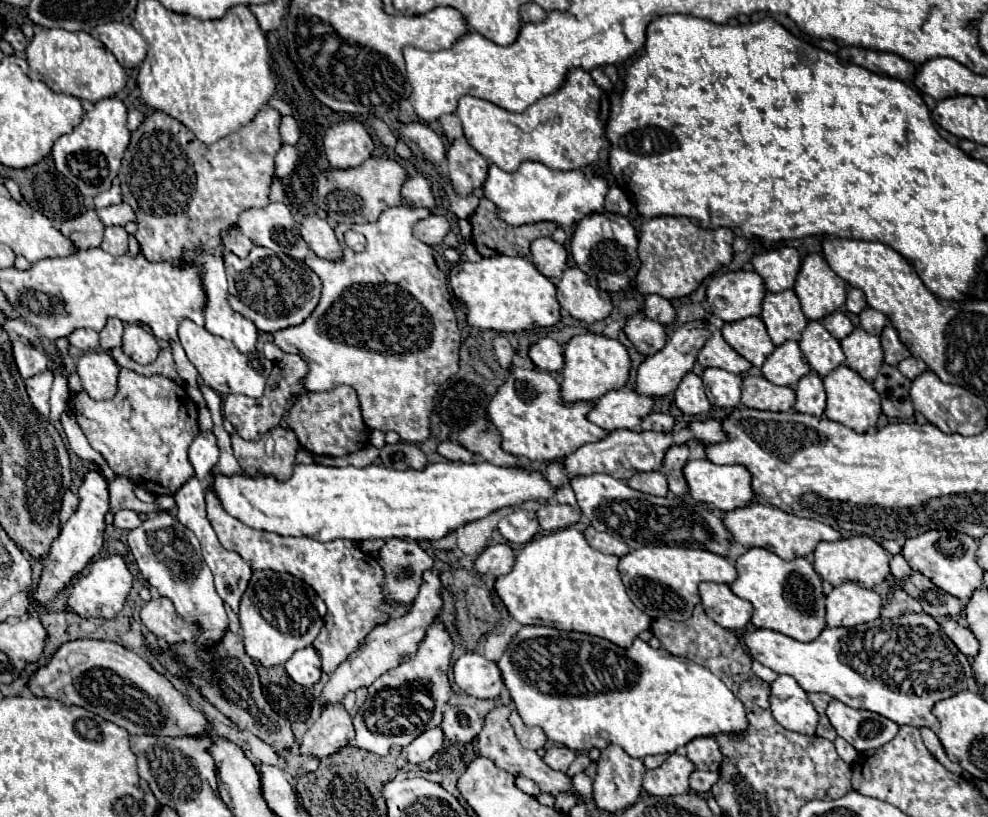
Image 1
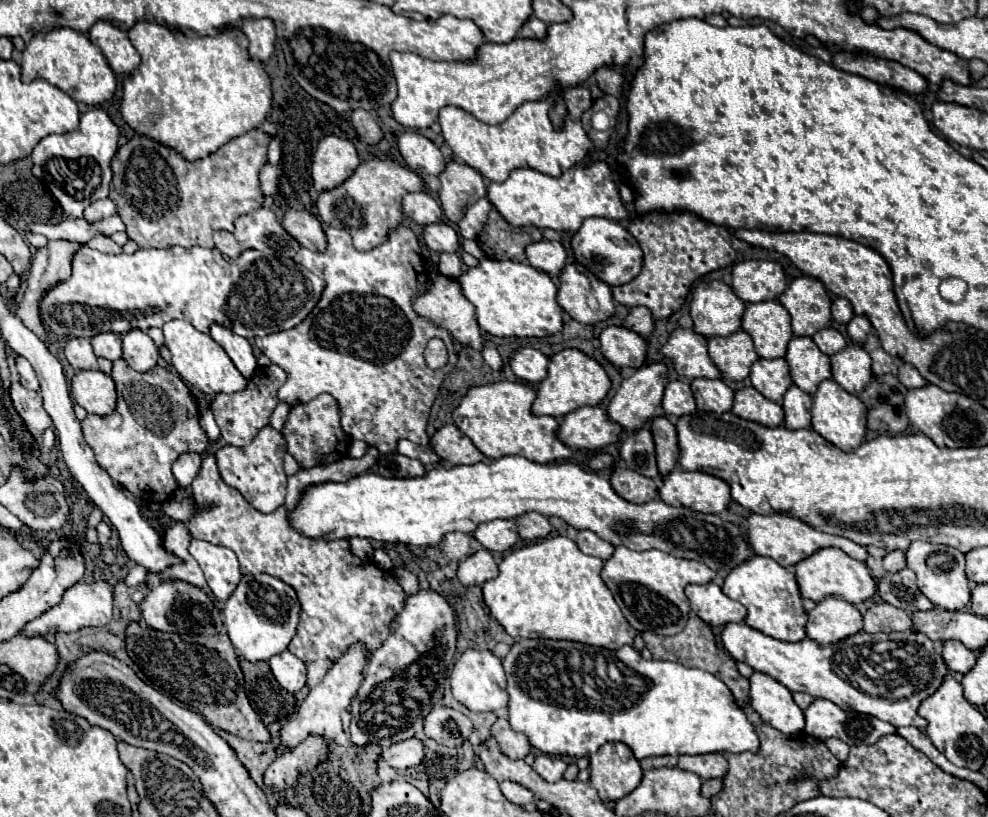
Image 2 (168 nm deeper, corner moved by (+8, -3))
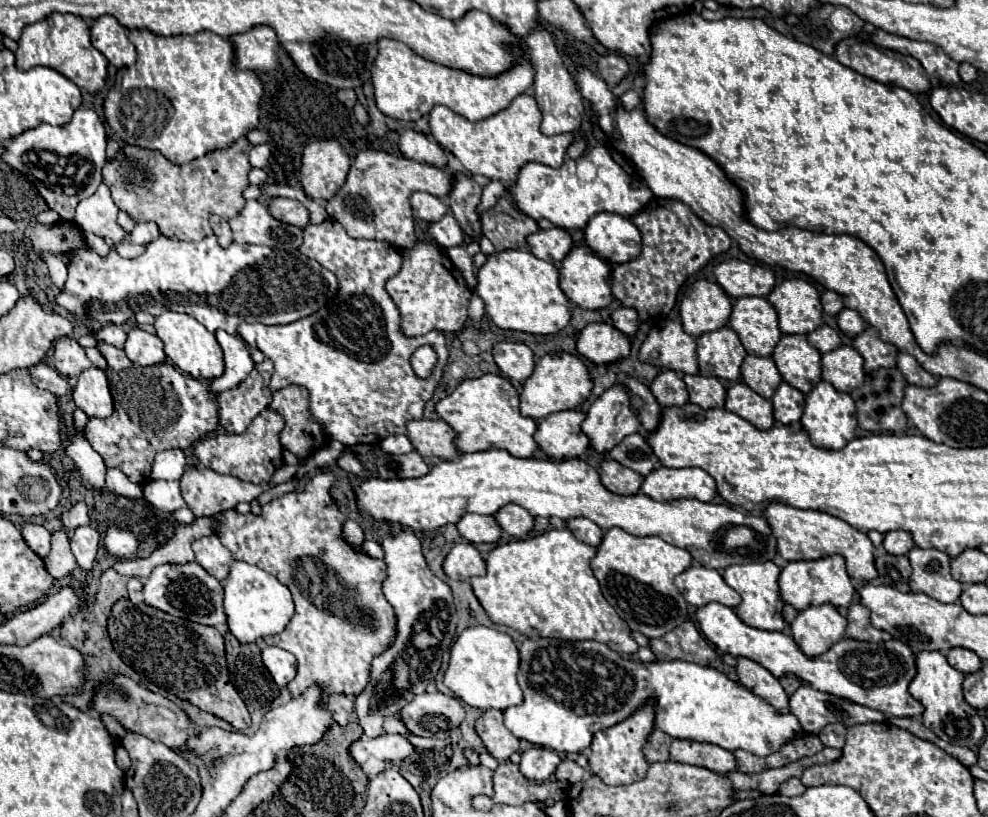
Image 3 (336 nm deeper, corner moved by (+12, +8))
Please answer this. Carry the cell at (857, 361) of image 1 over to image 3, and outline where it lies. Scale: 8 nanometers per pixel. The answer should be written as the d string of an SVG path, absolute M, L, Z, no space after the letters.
M840 347L822 355L822 379L840 393L850 393L864 383L862 357L852 347Z

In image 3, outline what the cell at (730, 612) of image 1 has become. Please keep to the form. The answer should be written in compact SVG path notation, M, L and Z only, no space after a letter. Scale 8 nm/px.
M692 565L682 571L674 579L674 585L694 607L702 607L712 601L726 607L736 607L740 603L740 595L730 585L726 585L722 575L716 569L706 569L702 565Z

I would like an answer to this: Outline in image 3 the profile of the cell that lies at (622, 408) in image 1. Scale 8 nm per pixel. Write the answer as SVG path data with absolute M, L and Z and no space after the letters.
M560 411L538 421L534 441L552 461L580 457L588 449L588 437L580 433L584 413Z

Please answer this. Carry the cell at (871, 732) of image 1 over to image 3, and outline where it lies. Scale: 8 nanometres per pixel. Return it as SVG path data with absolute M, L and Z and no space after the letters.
M800 685L790 695L790 711L798 717L800 725L814 735L818 735L828 721L840 721L846 725L886 721L886 715L880 711L816 691L810 685Z

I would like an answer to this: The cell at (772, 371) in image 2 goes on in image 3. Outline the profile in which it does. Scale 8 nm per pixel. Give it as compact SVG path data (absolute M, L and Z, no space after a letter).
M748 355L740 367L740 373L744 383L764 399L770 399L782 381L776 363L770 357Z

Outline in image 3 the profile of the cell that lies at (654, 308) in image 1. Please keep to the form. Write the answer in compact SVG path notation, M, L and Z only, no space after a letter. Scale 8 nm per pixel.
M618 307L612 315L612 325L624 335L634 335L638 329L638 313L630 307Z

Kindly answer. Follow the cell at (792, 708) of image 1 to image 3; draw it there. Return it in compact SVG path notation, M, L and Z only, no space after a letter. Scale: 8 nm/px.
M738 657L736 659L736 673L738 681L748 687L754 695L764 699L768 705L776 707L778 711L786 713L788 711L788 695L784 693L780 681L762 665L758 665L752 659Z

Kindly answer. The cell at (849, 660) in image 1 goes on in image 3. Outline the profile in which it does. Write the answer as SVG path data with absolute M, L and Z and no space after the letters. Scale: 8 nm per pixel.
M708 603L704 607L698 607L694 617L698 621L700 631L710 643L714 643L718 653L752 659L776 677L794 675L802 683L808 683L812 689L850 699L864 707L882 711L890 717L920 717L924 711L922 703L908 695L908 683L916 675L916 653L908 649L908 645L904 645L902 641L890 639L886 643L862 643L854 639L840 639L824 655L808 659L804 657L804 653L800 653L792 637L780 631L762 631L748 627L738 619L734 609L726 605Z

